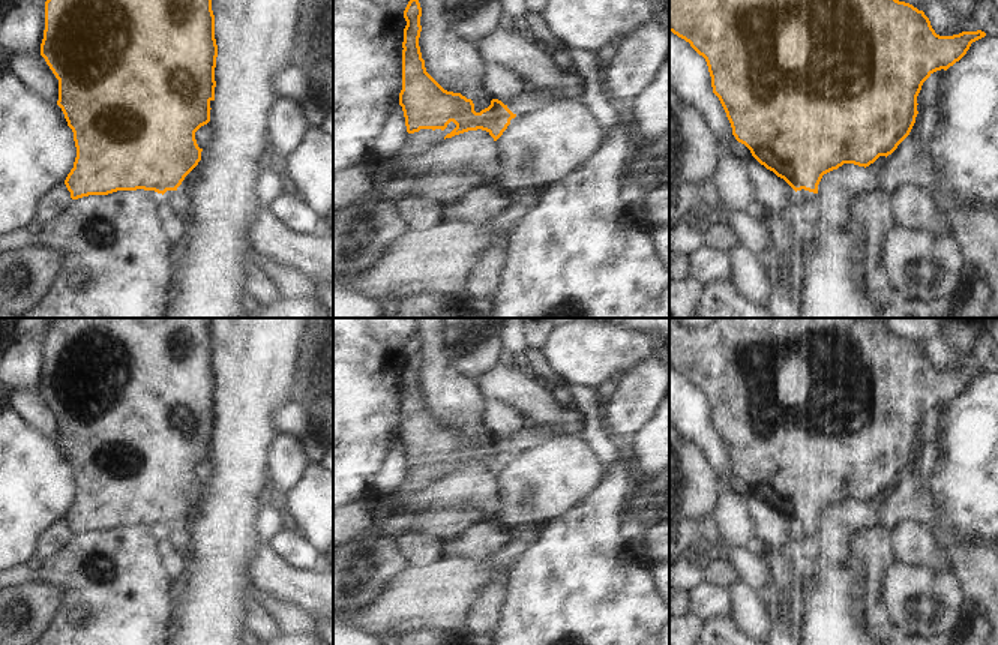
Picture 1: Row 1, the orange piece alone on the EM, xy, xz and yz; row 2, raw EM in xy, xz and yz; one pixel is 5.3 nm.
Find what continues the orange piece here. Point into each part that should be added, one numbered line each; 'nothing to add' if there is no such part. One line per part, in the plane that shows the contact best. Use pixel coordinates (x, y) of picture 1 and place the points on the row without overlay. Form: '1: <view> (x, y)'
1: yz (803, 533)

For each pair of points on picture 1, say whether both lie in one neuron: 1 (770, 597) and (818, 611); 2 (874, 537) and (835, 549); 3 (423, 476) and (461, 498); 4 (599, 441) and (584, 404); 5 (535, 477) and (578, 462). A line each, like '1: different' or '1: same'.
1: different
2: different
3: different
4: same
5: same

